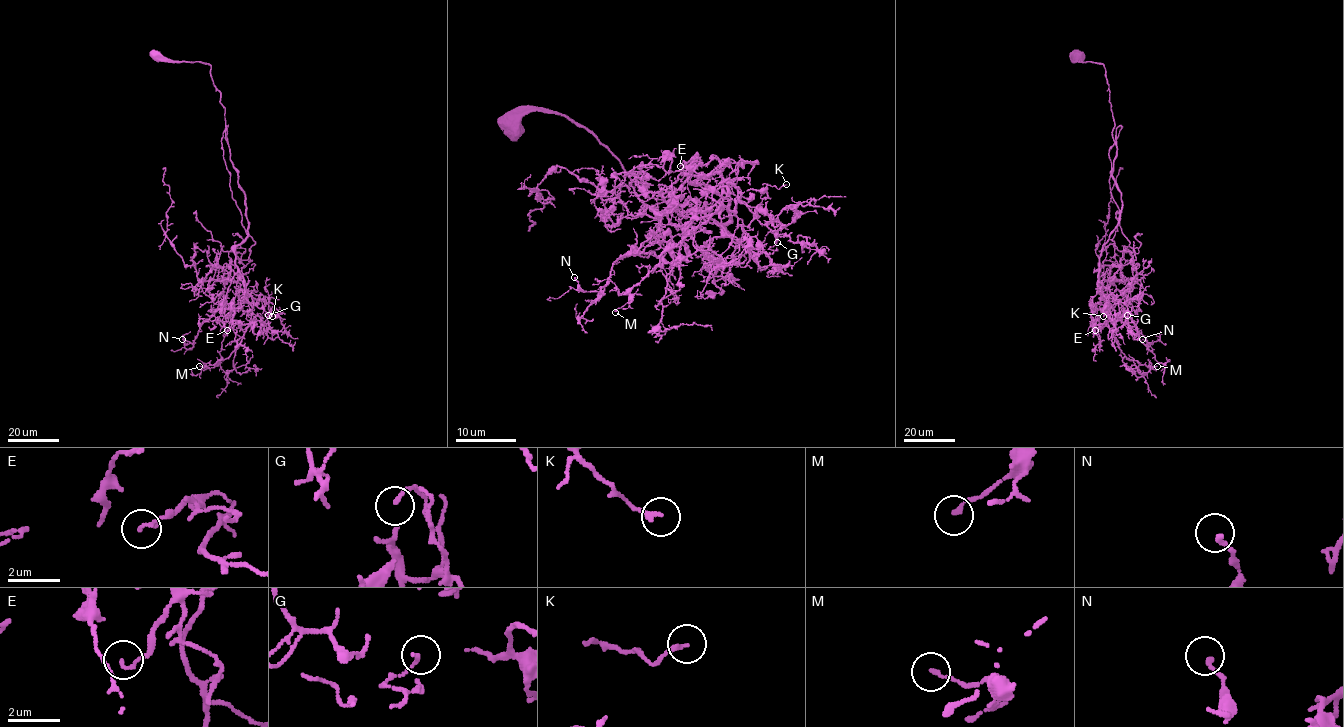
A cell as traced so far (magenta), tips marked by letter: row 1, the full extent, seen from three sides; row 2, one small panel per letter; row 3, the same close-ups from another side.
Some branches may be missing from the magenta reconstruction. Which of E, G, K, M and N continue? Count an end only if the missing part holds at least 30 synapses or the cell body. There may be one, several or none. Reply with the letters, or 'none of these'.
none of these

